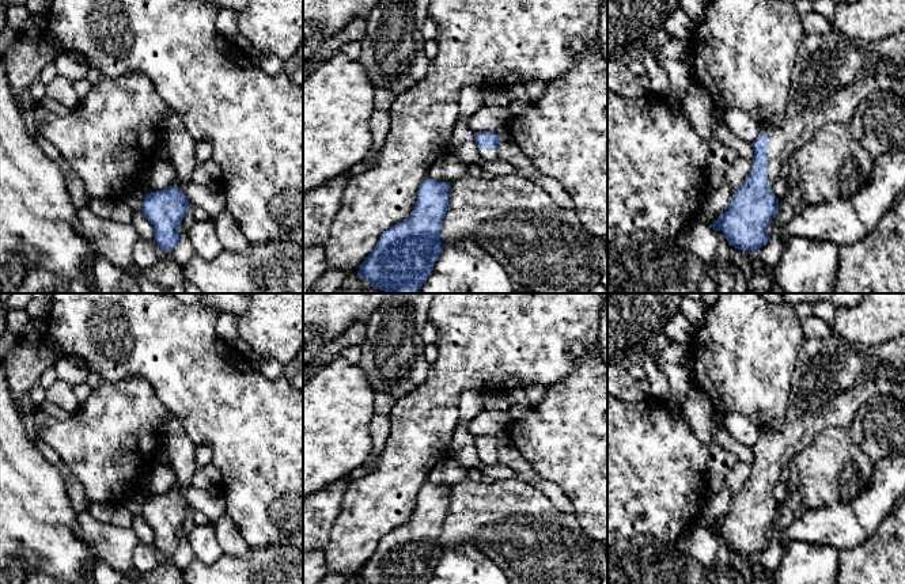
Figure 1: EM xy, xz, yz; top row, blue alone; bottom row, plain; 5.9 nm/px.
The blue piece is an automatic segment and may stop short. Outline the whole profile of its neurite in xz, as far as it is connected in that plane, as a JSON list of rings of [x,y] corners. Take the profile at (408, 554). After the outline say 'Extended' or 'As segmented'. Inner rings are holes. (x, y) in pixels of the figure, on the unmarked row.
[[[425,482],[410,519],[385,535],[357,579],[364,584],[427,584],[443,557],[440,534],[451,488]]]. As segmented

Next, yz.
[[[838,337],[807,338],[795,363],[789,401],[781,431],[761,429],[760,440],[751,447],[751,474],[732,497],[730,511],[709,530],[722,535],[730,550],[750,557],[769,545],[768,527],[779,515],[779,503],[772,496],[780,481],[781,469],[804,450],[813,437],[830,426],[848,429],[860,406],[881,393],[905,403],[905,338],[879,345],[851,344]]]. Extended

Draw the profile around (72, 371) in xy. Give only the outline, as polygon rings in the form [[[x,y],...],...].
[[[64,356],[54,365],[57,379],[65,382],[71,387],[76,387],[77,384],[87,380],[90,369],[86,363],[72,357]]]

